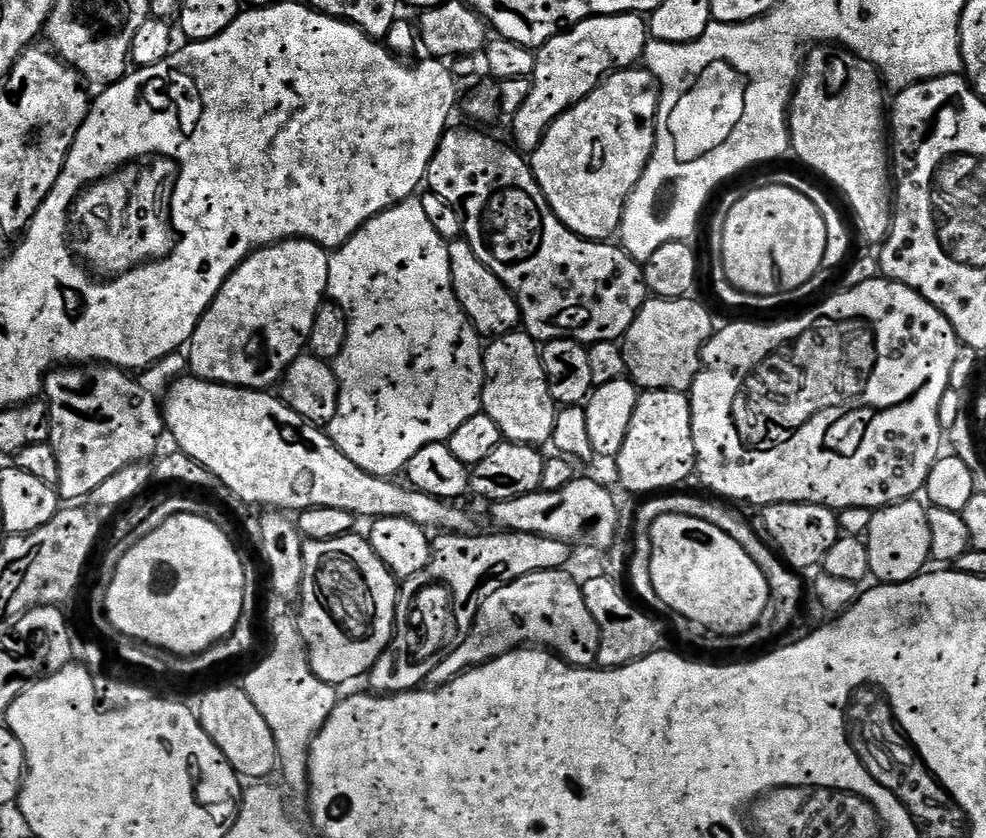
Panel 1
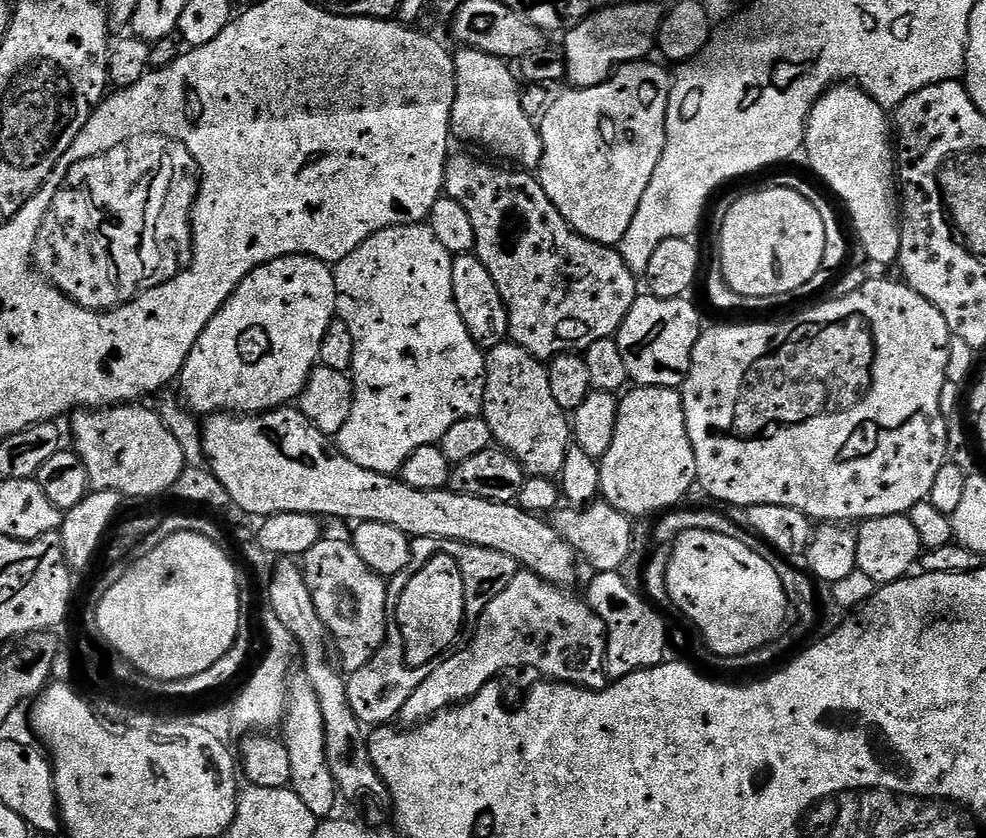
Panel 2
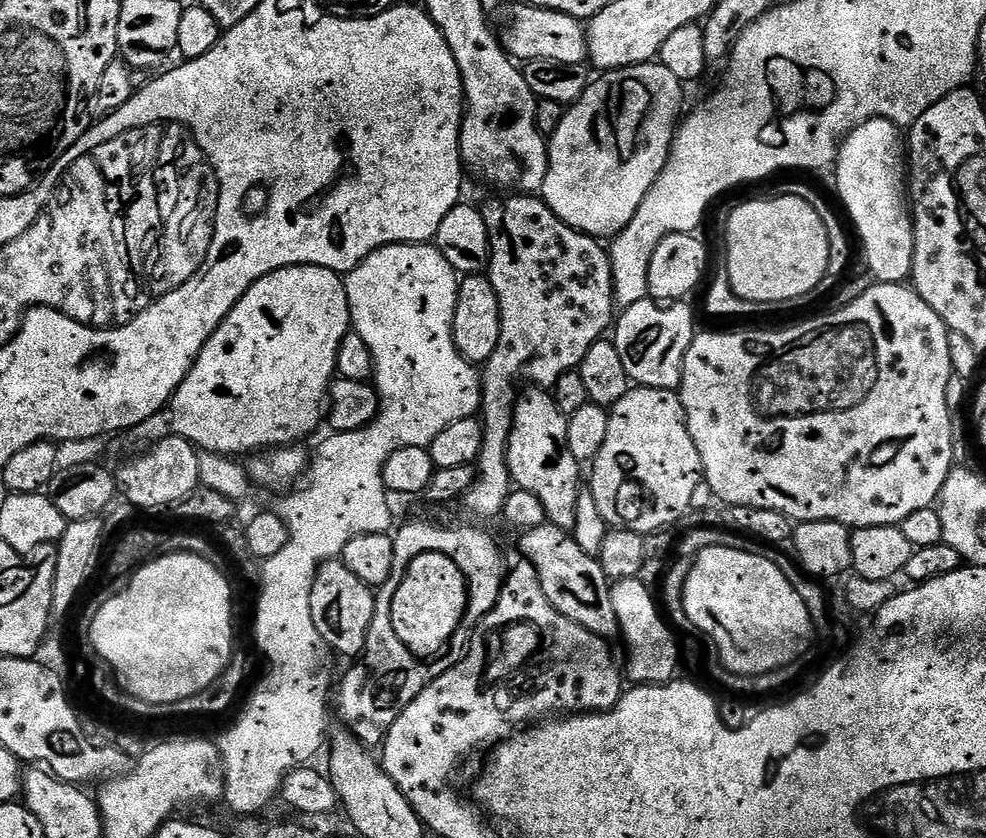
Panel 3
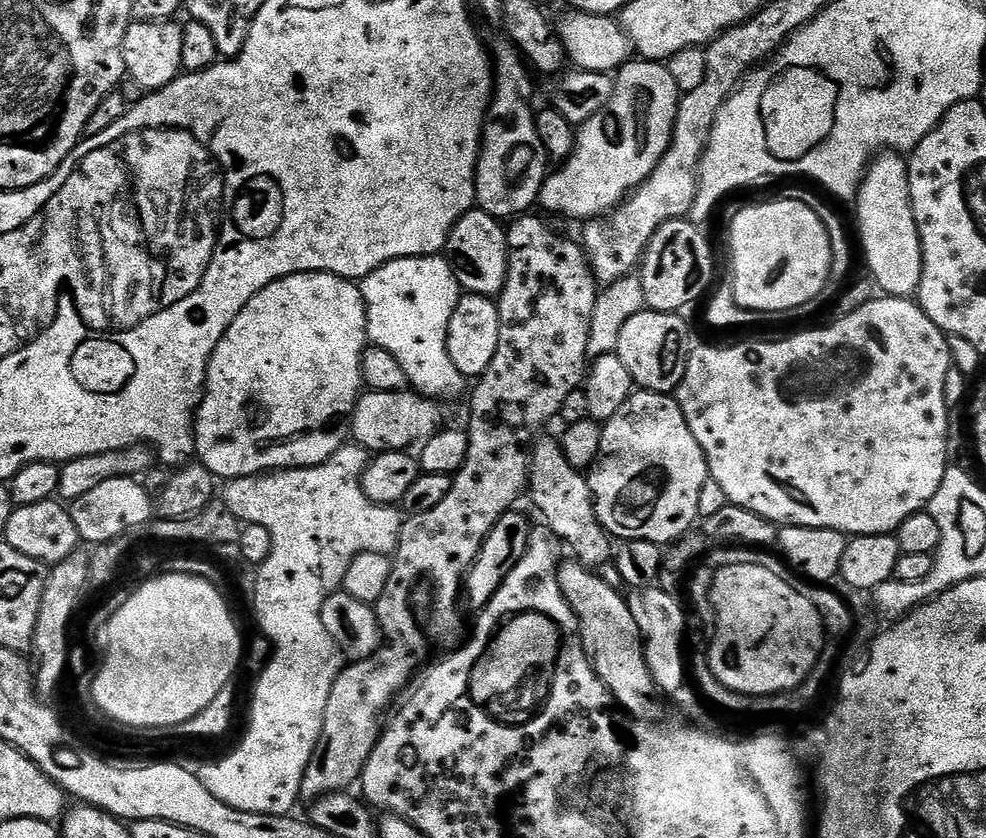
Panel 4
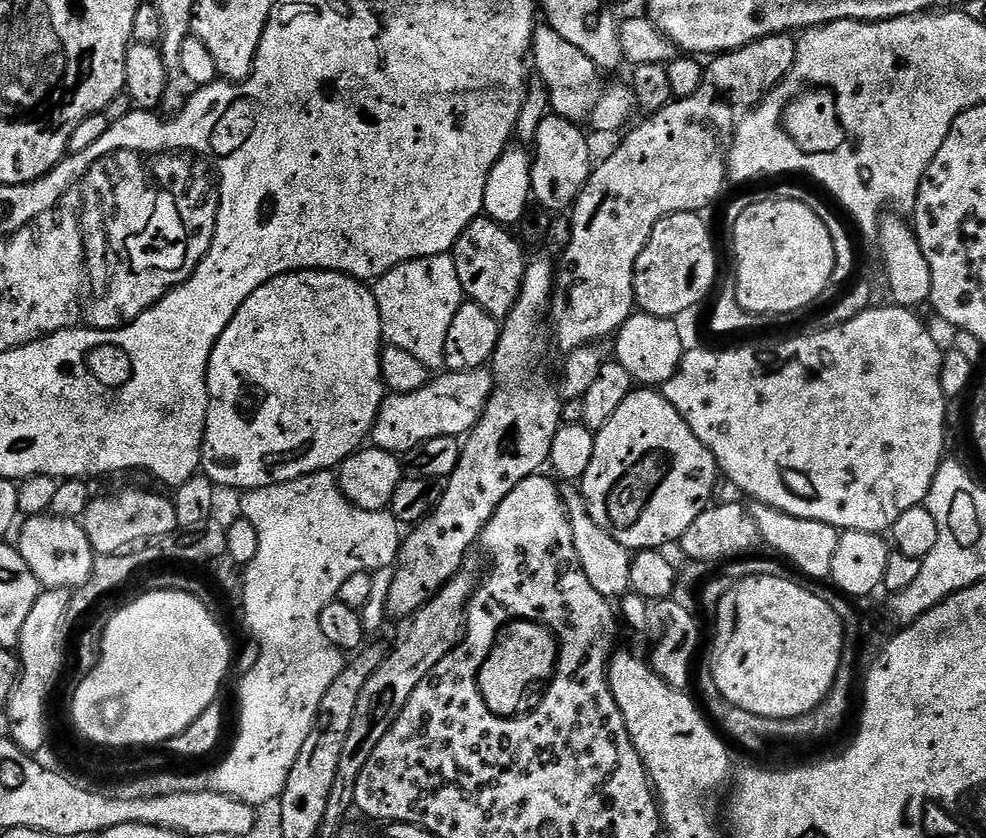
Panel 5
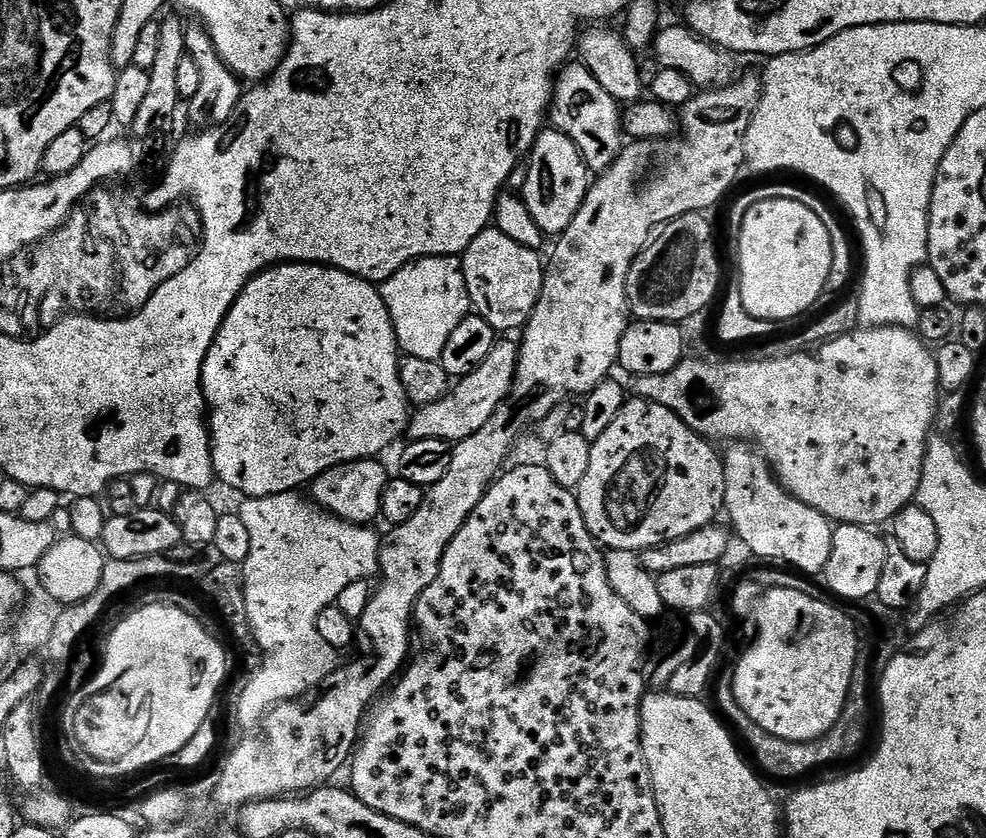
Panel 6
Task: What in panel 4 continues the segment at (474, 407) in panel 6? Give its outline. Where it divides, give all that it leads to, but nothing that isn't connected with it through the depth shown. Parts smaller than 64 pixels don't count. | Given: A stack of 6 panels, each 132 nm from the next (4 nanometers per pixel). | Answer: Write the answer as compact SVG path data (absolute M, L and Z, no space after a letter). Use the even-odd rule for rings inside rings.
M412 390L402 392L365 391L352 411L351 439L361 448L367 448L372 454L402 452L411 449L412 443L415 445L417 441L427 440L445 423L443 410L435 408L435 406L440 407L429 397L421 396Z

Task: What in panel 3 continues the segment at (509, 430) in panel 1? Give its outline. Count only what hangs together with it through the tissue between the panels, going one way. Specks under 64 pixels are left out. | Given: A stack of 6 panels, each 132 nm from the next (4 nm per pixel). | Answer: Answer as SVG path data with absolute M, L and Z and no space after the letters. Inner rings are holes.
M532 386L529 392L521 391L516 401L516 408L512 411L512 429L508 439L508 472L512 476L512 483L519 491L534 494L542 508L546 510L547 523L565 530L571 530L578 514L578 494L582 491L580 484L581 461L574 458L568 449L568 417L558 410L556 400L551 391L540 386Z

